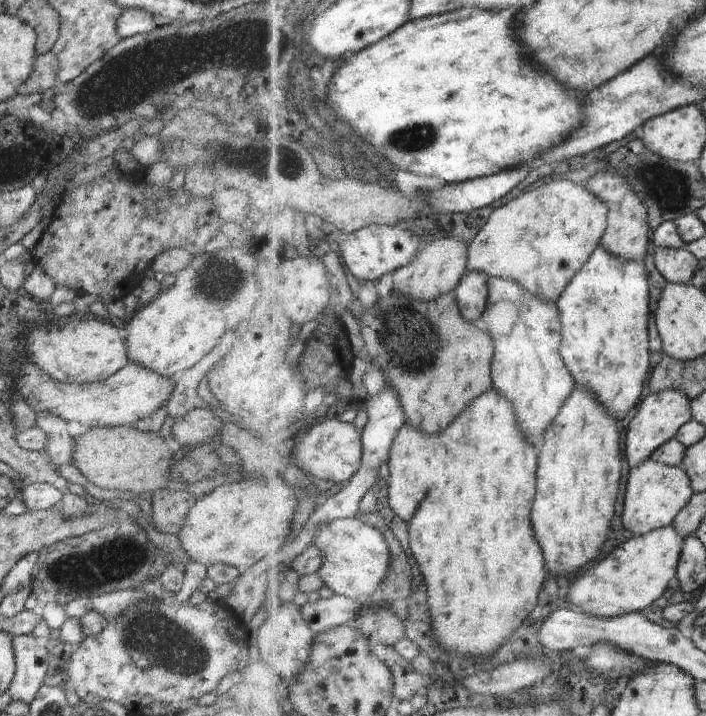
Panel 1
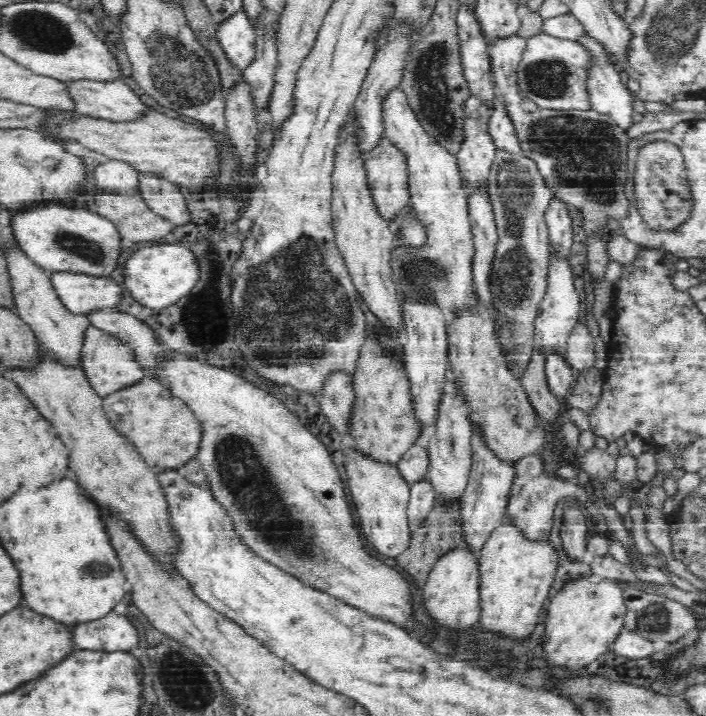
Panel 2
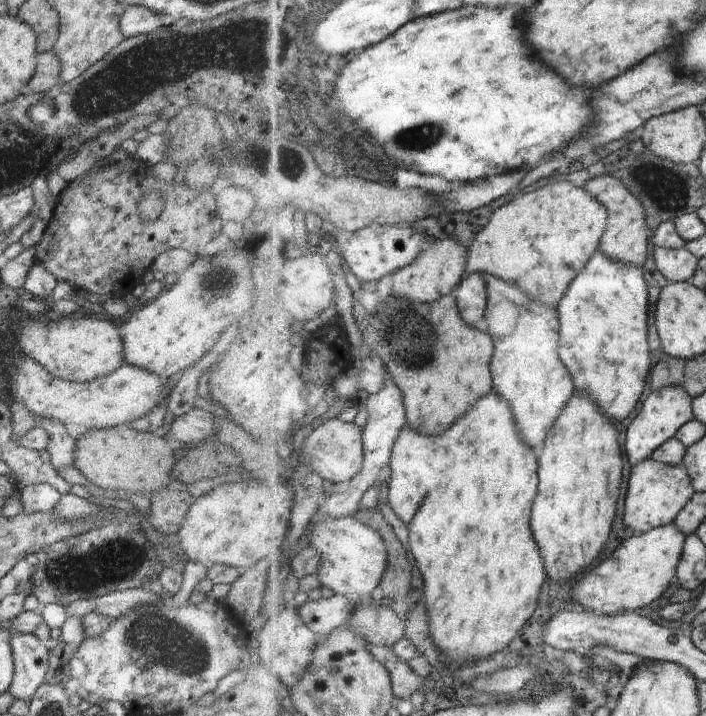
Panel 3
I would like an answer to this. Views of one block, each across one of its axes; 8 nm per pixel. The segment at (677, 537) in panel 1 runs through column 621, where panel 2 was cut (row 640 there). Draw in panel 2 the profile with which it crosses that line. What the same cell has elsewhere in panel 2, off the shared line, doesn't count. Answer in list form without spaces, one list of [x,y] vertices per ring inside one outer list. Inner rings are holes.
[[[594,574],[566,582],[546,603],[546,650],[550,652],[548,665],[566,667],[580,673],[584,668],[608,652],[608,646],[625,629],[625,587],[618,581],[596,578]]]

